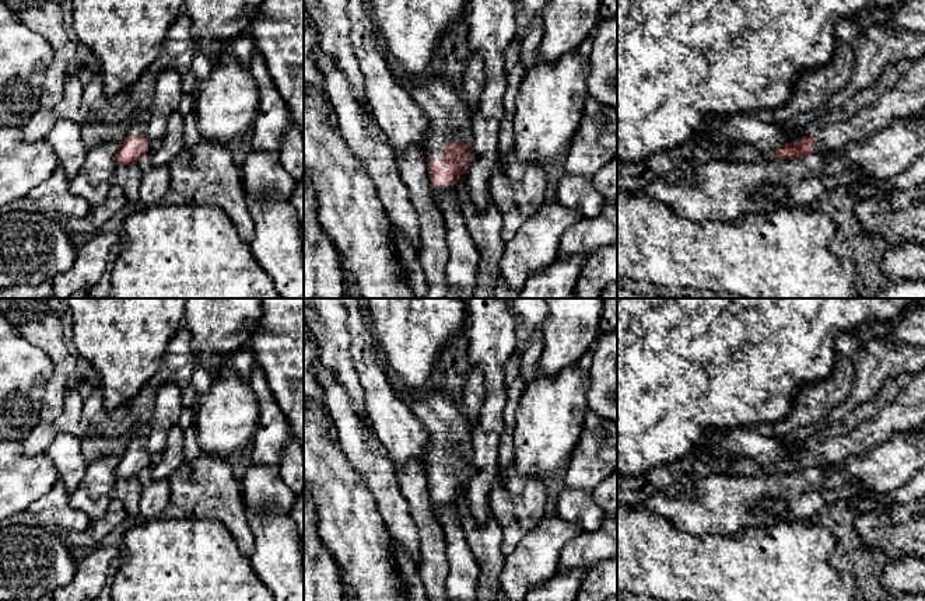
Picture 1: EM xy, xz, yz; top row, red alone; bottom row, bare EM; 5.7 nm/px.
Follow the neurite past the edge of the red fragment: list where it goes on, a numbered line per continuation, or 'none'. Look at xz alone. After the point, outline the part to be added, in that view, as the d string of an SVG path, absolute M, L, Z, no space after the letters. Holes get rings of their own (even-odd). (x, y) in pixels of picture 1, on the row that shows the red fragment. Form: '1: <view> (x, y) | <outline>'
1: xz (448, 115) | M444 77L416 83L410 94L430 120L427 150L428 158L437 163L445 148L467 132L470 113L462 97Z
2: xz (440, 192) | M463 174L463 185L465 185L465 189L467 192L466 195L459 193L456 182L451 178L448 186L438 186L434 189L435 200L438 202L441 198L444 198L445 195L452 193L452 192L456 192L459 195L459 202L470 198L470 189L469 189L469 185L466 182L465 174Z

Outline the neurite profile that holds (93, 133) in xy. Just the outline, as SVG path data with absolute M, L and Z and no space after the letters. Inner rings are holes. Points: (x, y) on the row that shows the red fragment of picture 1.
M88 122L81 125L81 140L91 150L108 141L122 143L129 134L129 123Z

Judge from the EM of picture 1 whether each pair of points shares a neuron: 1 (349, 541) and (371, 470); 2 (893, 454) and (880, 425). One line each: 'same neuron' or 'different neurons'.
1: different neurons
2: different neurons

